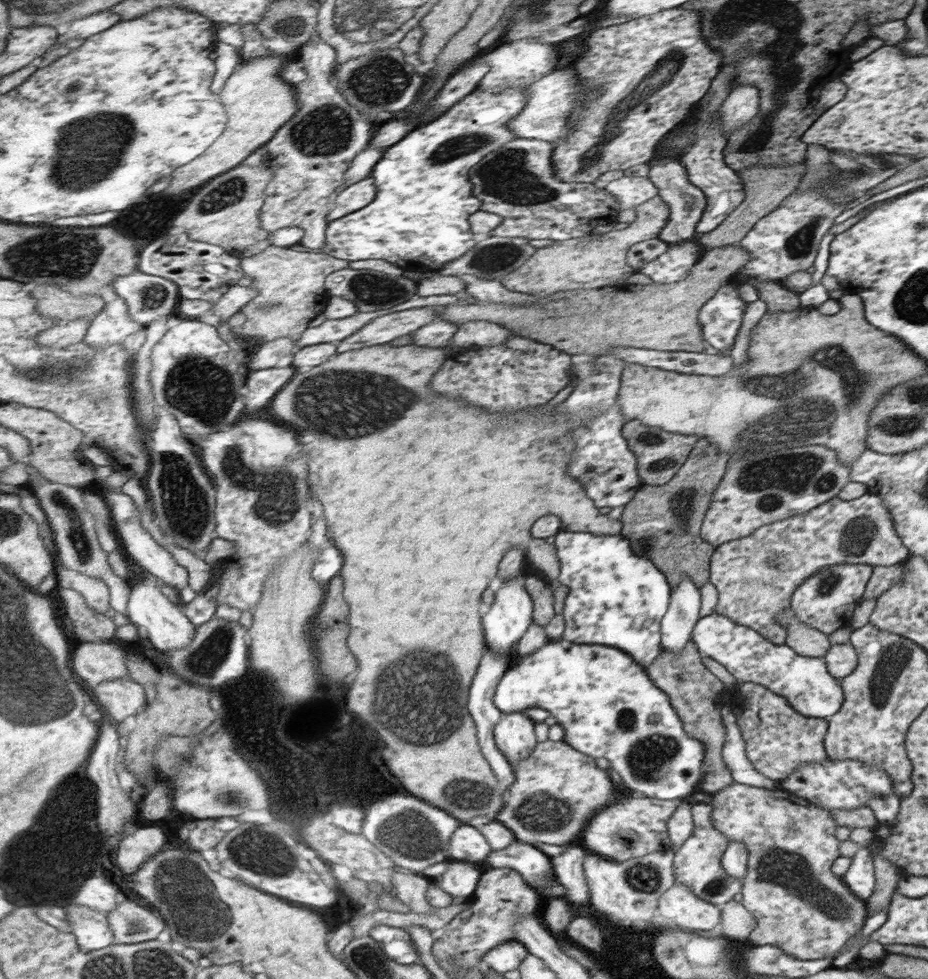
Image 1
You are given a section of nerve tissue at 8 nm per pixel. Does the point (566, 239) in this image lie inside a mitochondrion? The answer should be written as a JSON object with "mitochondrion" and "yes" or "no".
{"mitochondrion":"no"}

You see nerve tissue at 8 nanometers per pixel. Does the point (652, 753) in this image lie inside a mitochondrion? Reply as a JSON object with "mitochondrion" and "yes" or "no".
{"mitochondrion":"yes"}

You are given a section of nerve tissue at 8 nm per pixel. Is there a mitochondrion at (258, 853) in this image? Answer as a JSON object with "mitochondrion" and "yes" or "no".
{"mitochondrion":"yes"}

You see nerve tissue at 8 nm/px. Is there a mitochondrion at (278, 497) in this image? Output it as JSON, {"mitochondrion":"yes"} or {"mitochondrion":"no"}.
{"mitochondrion":"yes"}

